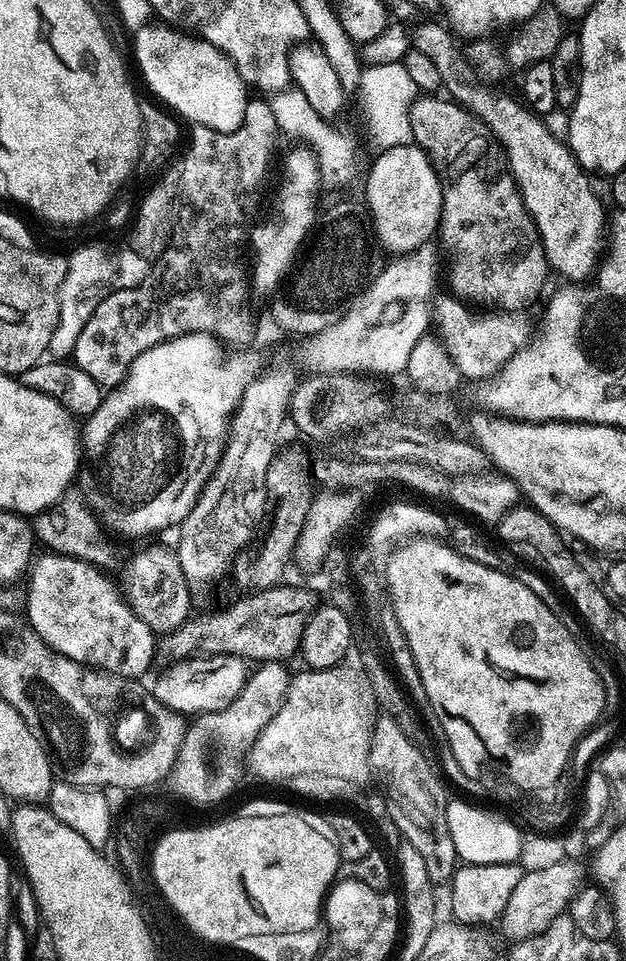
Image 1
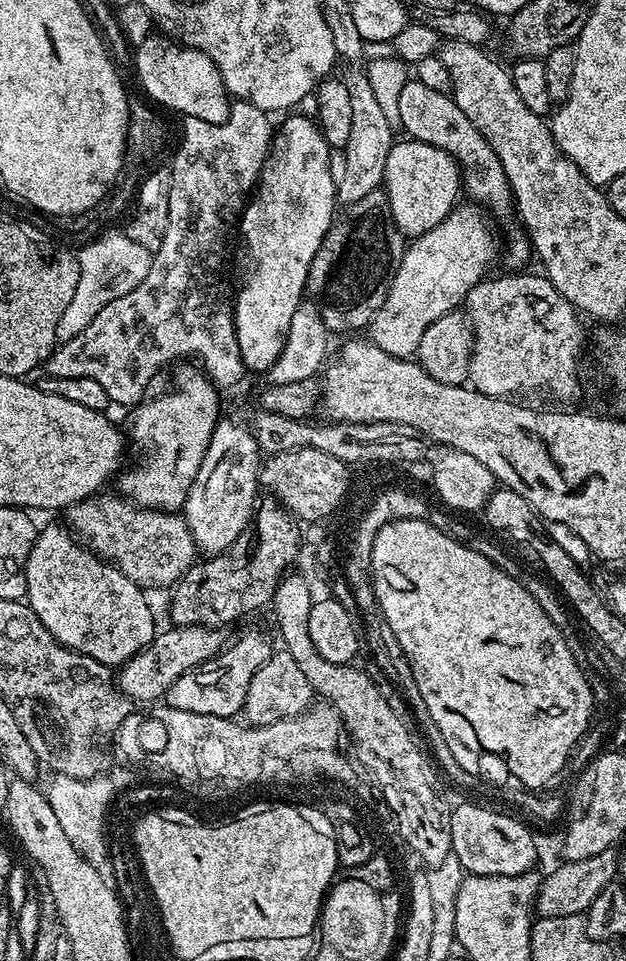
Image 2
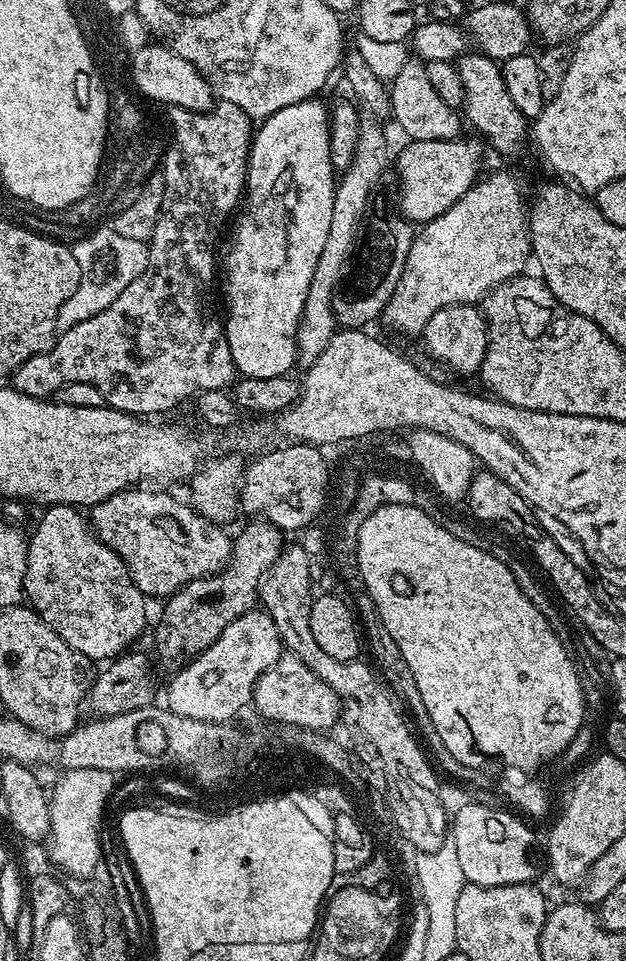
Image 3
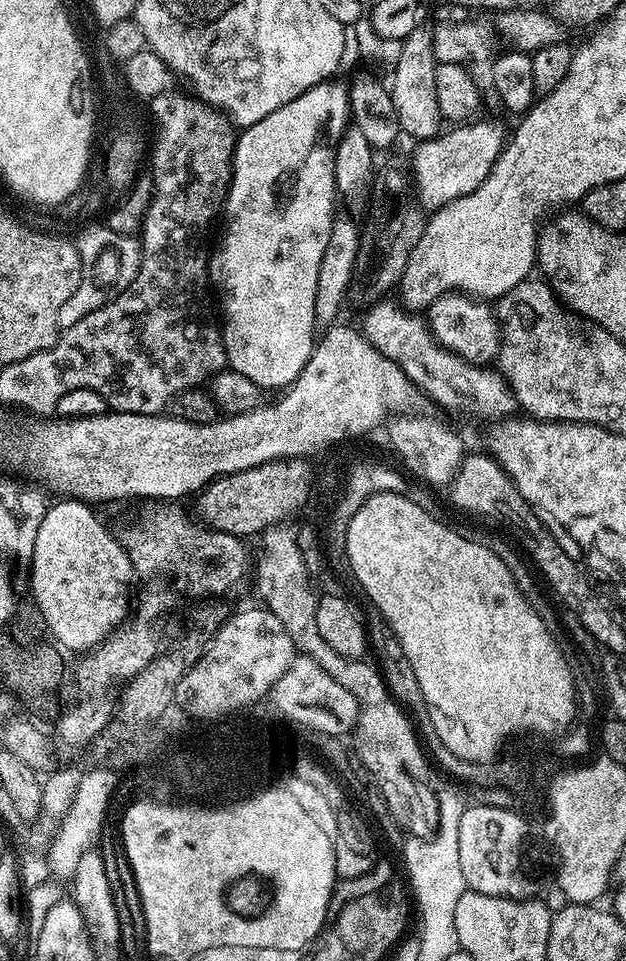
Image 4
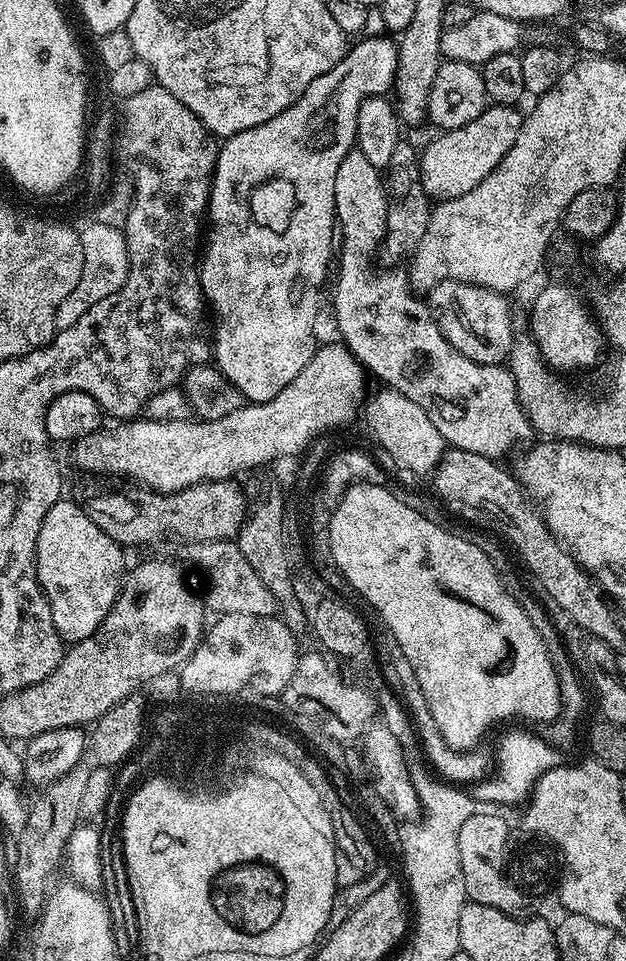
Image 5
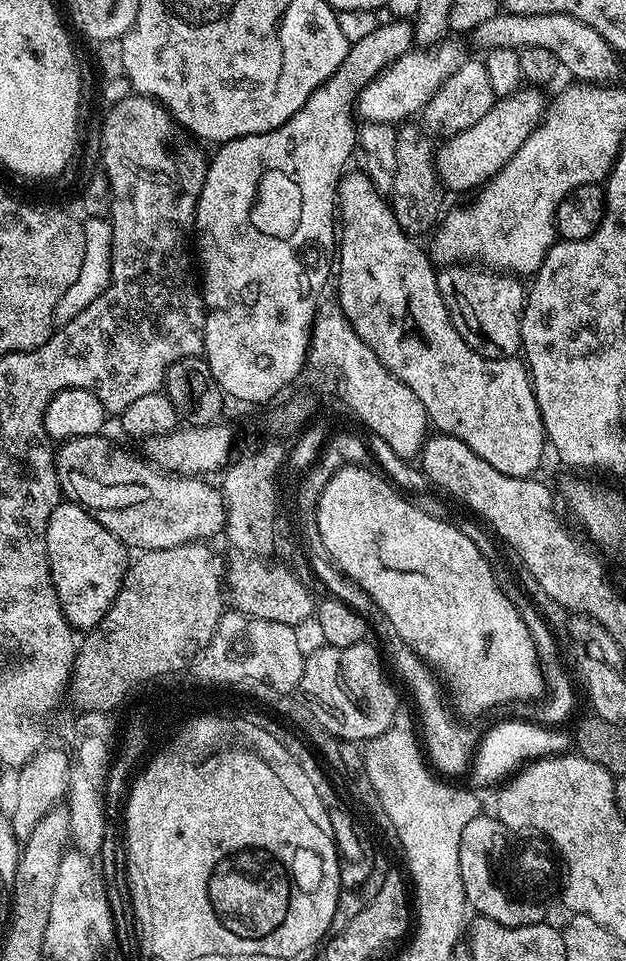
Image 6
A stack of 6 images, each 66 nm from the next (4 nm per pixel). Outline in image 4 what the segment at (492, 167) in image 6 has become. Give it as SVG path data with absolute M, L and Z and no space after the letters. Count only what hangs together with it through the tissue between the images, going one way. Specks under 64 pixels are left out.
M473 119L471 122L452 126L439 134L419 141L412 156L414 195L421 208L435 210L454 202L454 198L470 194L482 186L482 178L490 174L494 162L506 143L506 132L496 120Z

